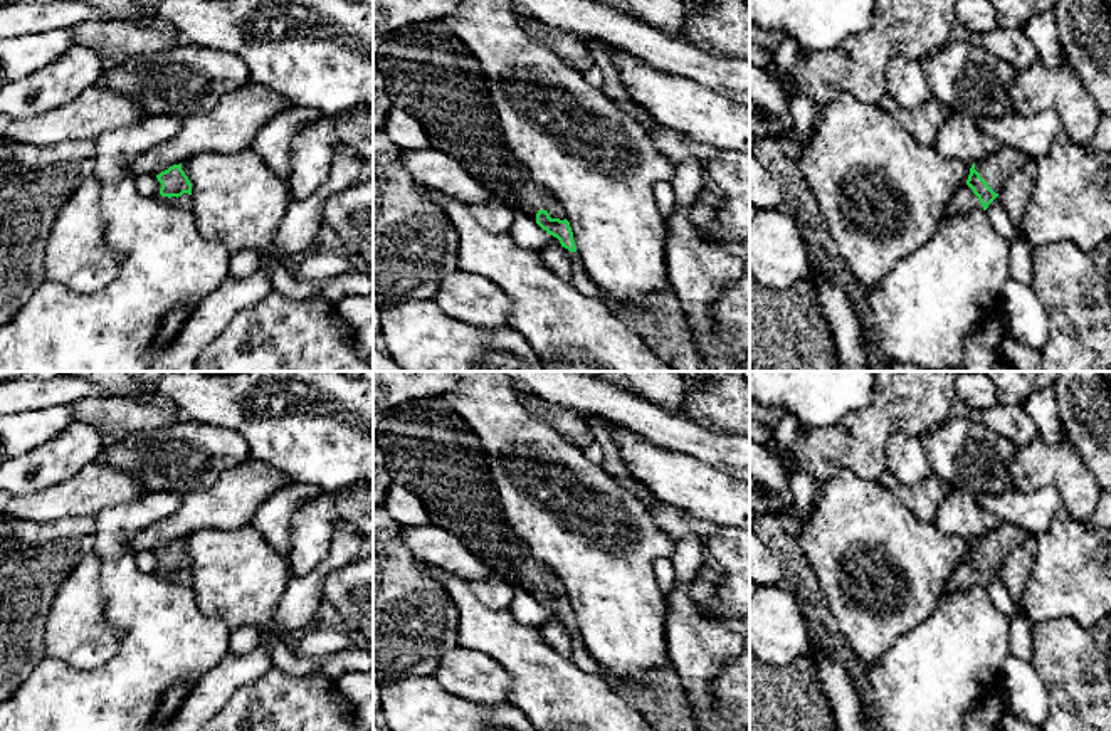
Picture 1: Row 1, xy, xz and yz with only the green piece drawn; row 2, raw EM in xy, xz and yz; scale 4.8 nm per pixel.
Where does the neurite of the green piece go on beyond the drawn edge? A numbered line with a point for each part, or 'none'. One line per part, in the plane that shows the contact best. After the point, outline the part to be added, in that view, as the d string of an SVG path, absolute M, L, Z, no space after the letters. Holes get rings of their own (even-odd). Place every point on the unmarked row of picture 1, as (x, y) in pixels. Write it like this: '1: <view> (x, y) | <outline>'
1: xz (429, 449) | M442 398L413 400L390 410L373 430L373 437L385 455L385 465L392 481L420 499L432 518L432 524L459 536L494 573L513 578L524 592L536 595L540 586L546 586L551 595L566 595L565 585L553 570L536 561L513 533L503 514L501 501L479 437Z
2: yz (995, 545) | M1002 523L993 531L977 538L975 546L995 570L1000 570L1007 555L1030 536L1035 538L1027 529Z

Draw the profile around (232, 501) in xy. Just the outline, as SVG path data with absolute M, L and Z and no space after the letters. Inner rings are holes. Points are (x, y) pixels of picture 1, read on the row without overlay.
M266 464L230 469L208 489L182 494L180 507L136 533L131 548L134 553L160 551L200 529L247 526L261 504L287 482L281 469Z

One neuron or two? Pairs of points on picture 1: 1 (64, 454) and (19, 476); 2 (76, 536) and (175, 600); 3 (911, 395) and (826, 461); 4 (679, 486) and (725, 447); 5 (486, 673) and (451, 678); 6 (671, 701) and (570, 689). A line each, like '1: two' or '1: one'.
1: one
2: two
3: one
4: two
5: one
6: two

